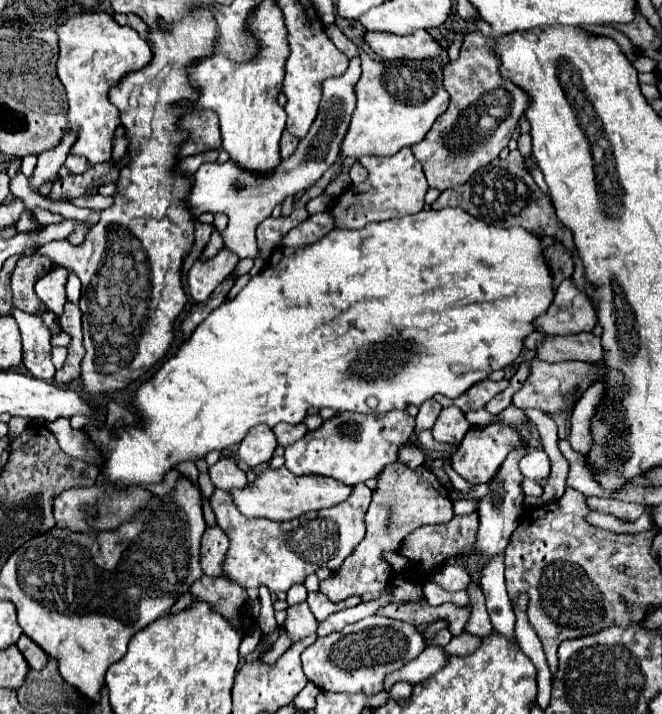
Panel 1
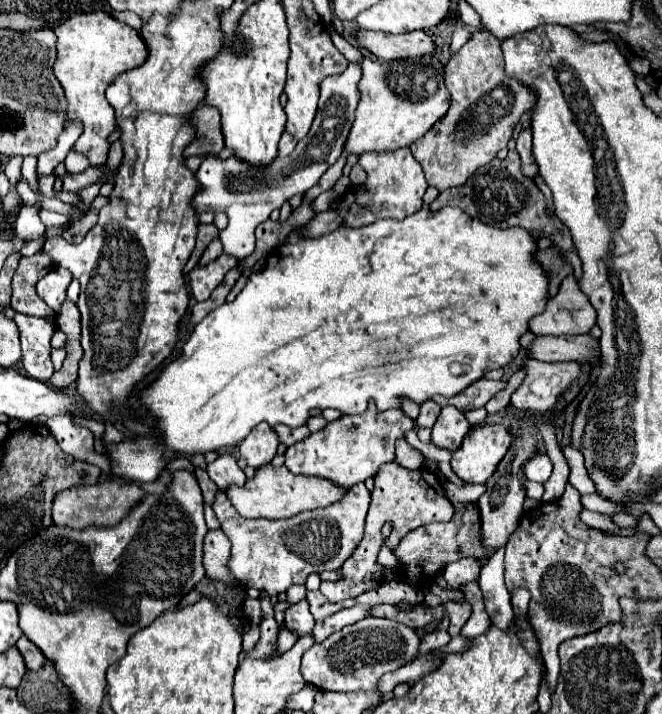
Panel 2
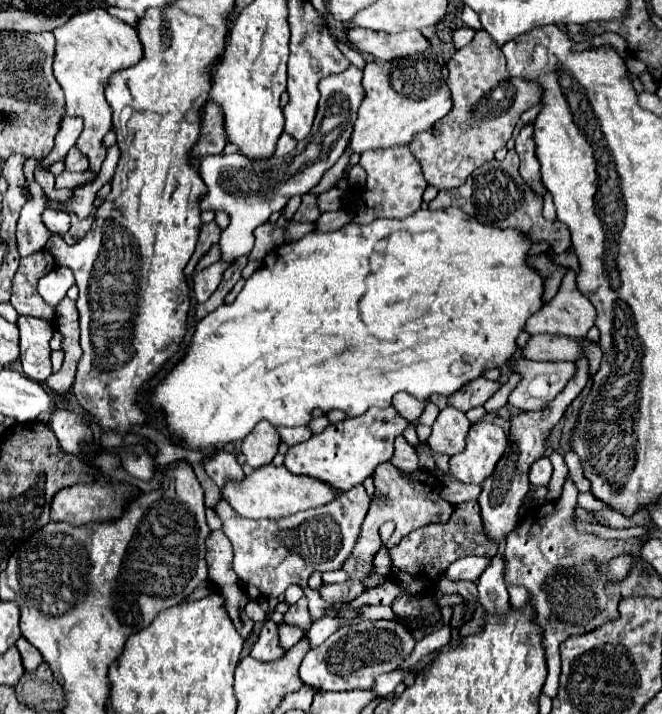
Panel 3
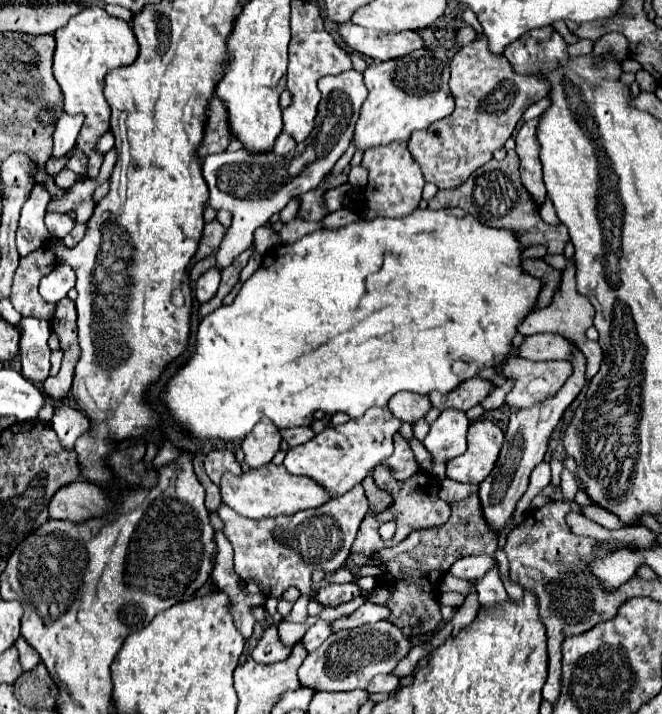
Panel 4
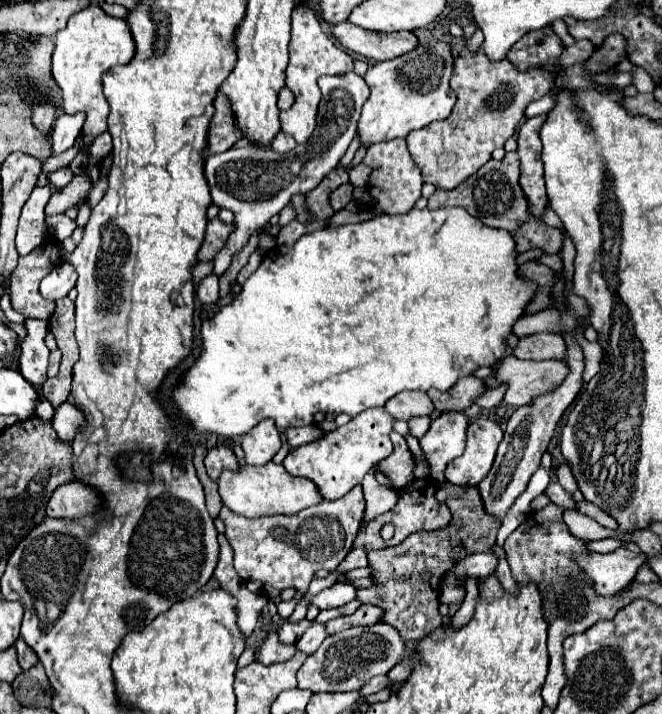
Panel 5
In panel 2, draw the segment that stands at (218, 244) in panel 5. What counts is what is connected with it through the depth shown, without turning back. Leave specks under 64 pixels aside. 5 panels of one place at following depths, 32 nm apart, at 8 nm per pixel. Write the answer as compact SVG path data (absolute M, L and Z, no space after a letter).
M200 224L200 226L198 226L196 248L194 248L194 252L192 252L190 260L188 260L188 264L184 266L184 272L186 272L186 274L188 274L188 272L198 264L202 252L208 248L208 244L210 244L214 238L218 238L218 228L216 228L214 224Z

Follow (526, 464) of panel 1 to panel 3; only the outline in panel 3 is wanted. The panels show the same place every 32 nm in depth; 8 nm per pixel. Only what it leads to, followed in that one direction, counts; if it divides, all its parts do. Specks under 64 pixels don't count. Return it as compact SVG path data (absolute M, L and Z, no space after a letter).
M544 456L544 458L540 458L538 462L534 462L532 466L534 466L534 468L530 470L530 484L532 484L534 488L546 486L548 480L550 480L550 476L552 476L552 464L550 464L550 460Z

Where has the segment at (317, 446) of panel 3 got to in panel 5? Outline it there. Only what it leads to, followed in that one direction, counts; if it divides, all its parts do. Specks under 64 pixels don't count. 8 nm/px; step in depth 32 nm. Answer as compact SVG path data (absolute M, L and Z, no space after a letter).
M368 408L360 416L354 416L348 424L338 426L334 432L326 432L320 440L294 448L282 464L288 474L312 480L324 500L338 500L360 484L364 474L392 452L392 424L394 418L384 408Z

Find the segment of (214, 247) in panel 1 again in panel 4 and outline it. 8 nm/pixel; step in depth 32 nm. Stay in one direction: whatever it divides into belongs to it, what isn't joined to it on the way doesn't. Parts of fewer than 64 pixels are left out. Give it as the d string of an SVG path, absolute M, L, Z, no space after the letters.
M212 256L212 258L206 258L204 262L202 262L202 260L200 260L200 262L196 262L196 264L194 264L194 268L192 268L192 272L190 272L190 276L192 276L192 278L200 278L200 276L202 276L204 272L208 272L214 264L216 264L214 256Z

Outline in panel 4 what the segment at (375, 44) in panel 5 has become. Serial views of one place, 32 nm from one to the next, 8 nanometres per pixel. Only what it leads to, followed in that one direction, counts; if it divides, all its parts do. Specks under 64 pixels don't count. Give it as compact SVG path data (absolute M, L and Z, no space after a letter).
M350 22L338 24L336 32L342 36L346 48L350 48L352 52L364 54L376 62L400 58L400 56L406 56L424 46L422 38L416 32L384 34L384 32L360 28Z

